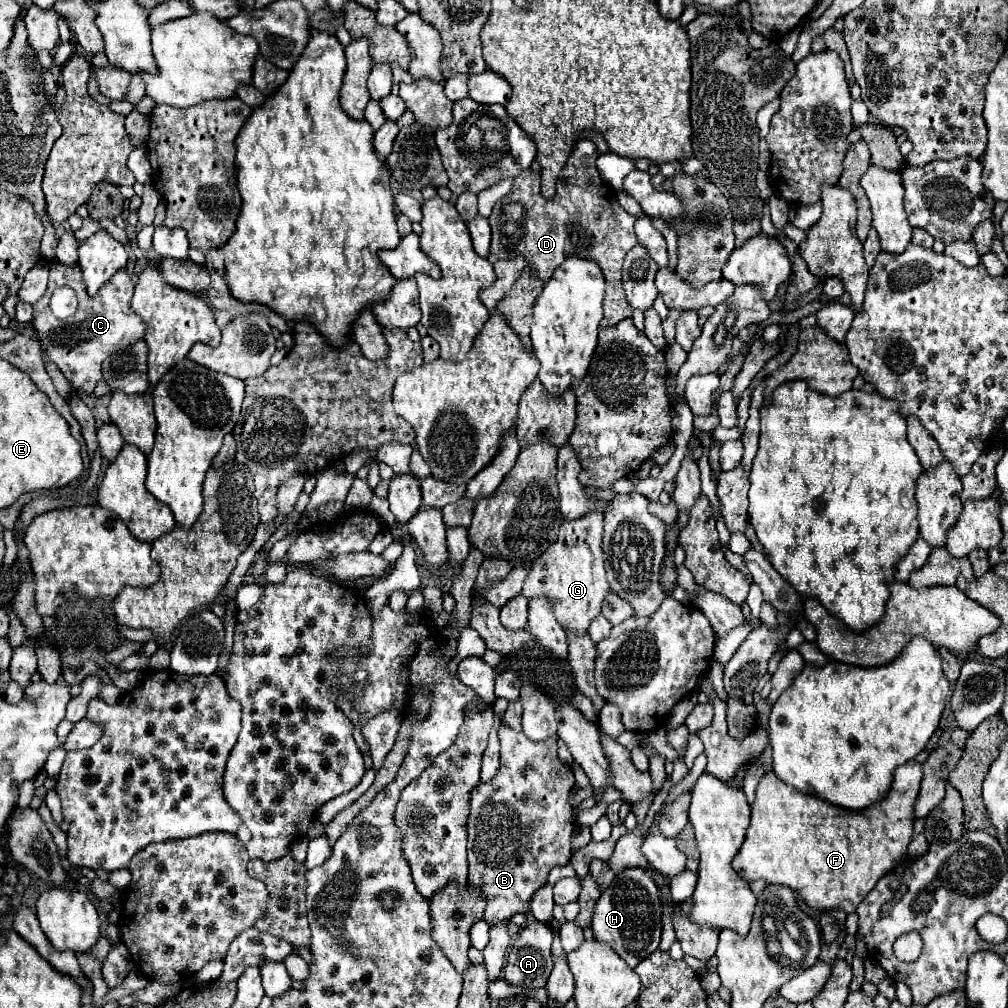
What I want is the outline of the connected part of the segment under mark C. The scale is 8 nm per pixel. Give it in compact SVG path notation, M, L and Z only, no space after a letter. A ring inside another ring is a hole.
M56 261L50 267L50 279L48 289L44 297L34 305L34 329L38 331L38 339L42 345L42 351L48 359L52 359L58 369L64 373L64 377L72 383L76 391L92 393L96 383L100 381L100 367L106 357L116 353L118 349L124 349L136 341L140 341L146 333L144 321L130 309L130 299L134 293L134 285L130 283L130 277L126 269L120 269L108 283L102 285L100 293L96 297L90 297L84 289L80 269L78 265L66 267L56 265ZM56 287L72 287L78 295L78 311L68 319L58 319L50 311L48 303Z

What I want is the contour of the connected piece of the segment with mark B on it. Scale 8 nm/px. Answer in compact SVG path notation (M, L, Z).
M520 701L508 703L502 717L498 739L500 739L500 773L488 781L478 783L472 791L470 817L468 817L468 863L470 883L482 889L488 897L484 919L492 925L496 921L510 919L516 913L528 913L532 895L548 883L548 873L556 865L566 865L572 855L570 839L574 835L574 817L568 795L574 787L572 769L562 763L556 755L556 737L552 741L530 741L520 725Z

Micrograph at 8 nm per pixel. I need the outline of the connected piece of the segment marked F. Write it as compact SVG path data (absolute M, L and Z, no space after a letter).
M910 761L896 769L890 793L878 803L878 807L868 807L866 811L848 811L836 805L824 803L824 799L814 795L804 795L792 785L782 783L772 771L764 773L760 779L756 801L752 805L752 823L748 827L744 845L734 857L732 867L744 881L764 879L772 885L784 885L800 893L804 903L816 911L842 909L848 915L856 911L856 905L874 889L874 885L890 873L906 855L906 849L914 835L914 803L918 799L922 781L922 767L918 761Z

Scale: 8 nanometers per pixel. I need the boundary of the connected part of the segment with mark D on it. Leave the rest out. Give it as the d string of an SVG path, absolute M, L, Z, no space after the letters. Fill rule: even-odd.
M582 139L576 143L576 149L568 157L556 185L554 199L544 199L540 195L540 175L532 169L522 171L512 185L512 191L500 199L500 203L494 205L494 211L490 215L490 227L492 227L492 245L488 261L500 261L500 259L512 259L512 255L522 255L528 265L536 271L536 277L546 283L548 277L552 277L554 269L564 263L568 255L582 257L596 261L598 267L604 273L606 279L606 297L603 301L604 316L600 321L600 327L612 327L618 321L632 317L632 307L626 301L624 289L622 289L622 261L626 253L638 243L634 233L634 221L636 217L626 213L614 197L614 191L608 191L604 181L598 181L600 173L596 169L596 145L590 139ZM508 207L516 207L510 215ZM606 227L612 229L612 235L606 235Z

